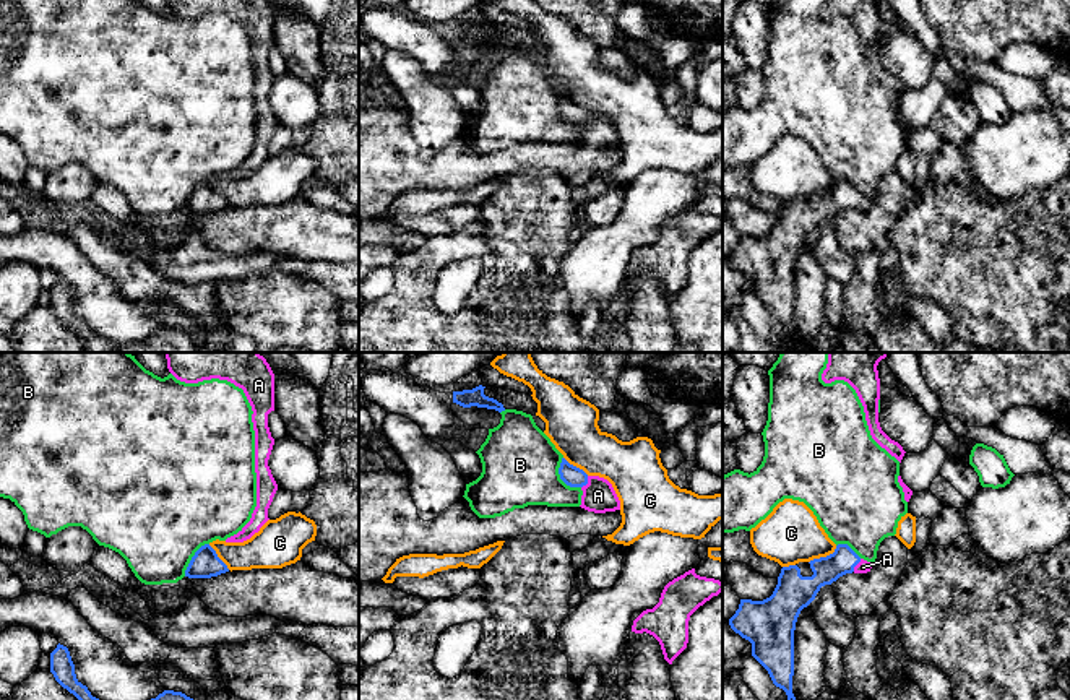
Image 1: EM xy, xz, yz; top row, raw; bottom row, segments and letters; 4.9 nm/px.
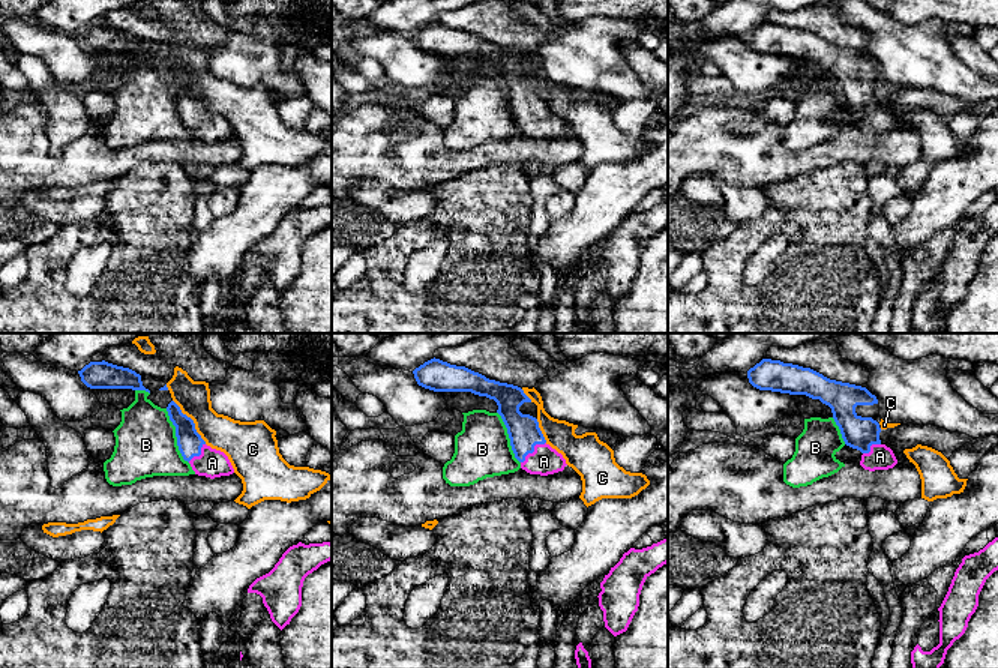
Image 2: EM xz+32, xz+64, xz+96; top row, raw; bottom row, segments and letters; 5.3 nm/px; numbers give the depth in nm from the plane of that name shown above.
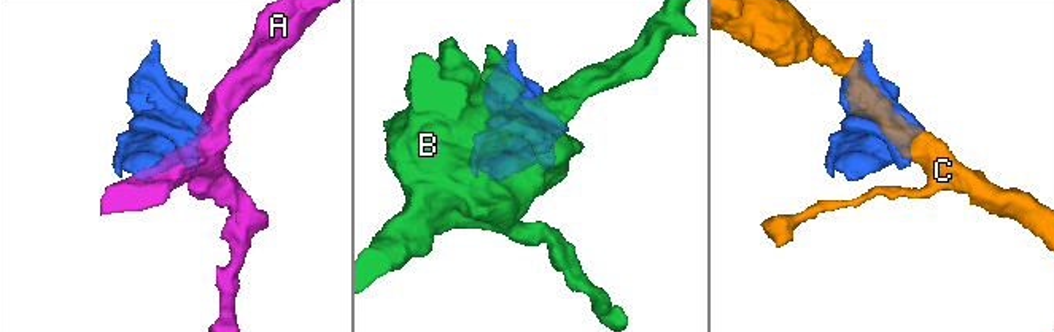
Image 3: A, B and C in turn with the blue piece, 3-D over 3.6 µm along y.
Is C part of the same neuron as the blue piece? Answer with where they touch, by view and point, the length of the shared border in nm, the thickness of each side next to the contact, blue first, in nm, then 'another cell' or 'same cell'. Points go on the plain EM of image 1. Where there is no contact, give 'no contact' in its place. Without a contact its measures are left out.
contact yz (824, 194); length 170 nm; calibres 180 and 300 nm; another cell

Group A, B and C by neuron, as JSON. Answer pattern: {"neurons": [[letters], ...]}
{"neurons": [["A"], ["B"], ["C"]]}

